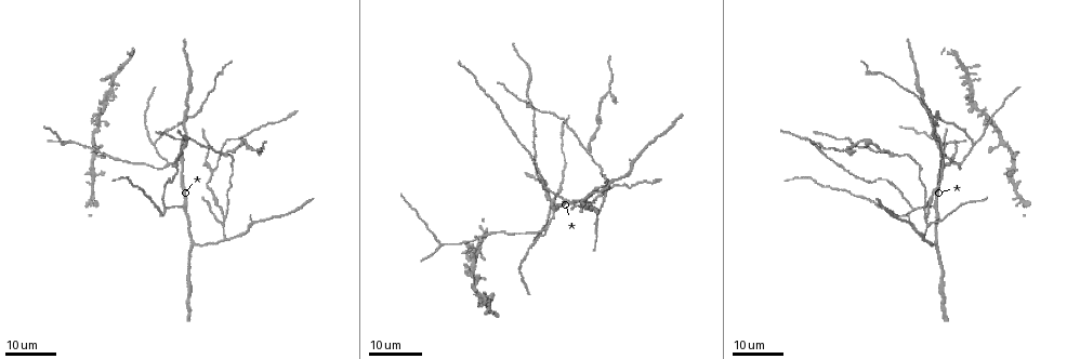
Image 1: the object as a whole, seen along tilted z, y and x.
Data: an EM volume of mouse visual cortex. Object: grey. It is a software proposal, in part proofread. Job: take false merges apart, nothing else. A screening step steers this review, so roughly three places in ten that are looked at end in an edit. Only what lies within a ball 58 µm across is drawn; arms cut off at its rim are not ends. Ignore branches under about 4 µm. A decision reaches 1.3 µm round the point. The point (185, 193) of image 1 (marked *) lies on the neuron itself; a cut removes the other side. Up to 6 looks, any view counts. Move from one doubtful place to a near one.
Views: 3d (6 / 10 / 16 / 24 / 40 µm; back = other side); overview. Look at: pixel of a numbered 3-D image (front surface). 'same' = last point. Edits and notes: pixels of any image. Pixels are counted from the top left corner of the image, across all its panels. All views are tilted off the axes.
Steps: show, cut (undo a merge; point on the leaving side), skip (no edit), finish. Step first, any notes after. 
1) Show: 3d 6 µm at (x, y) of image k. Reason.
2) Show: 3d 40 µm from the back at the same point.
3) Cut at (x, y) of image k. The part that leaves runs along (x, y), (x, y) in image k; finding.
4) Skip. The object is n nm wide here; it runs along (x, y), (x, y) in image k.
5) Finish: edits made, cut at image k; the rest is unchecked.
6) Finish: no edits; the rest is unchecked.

Show: 3d 24 µm at (565, 198) of image 1.

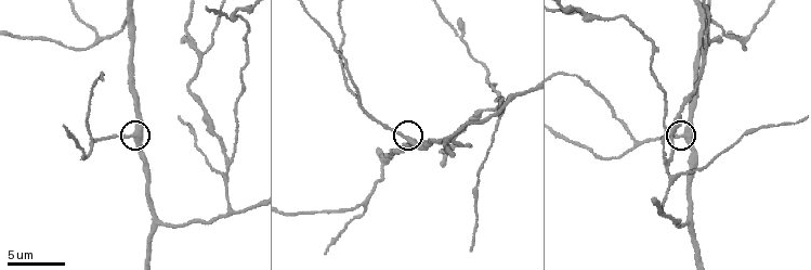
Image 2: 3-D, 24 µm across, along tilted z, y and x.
Show: 3d 6 µm at (406, 136) of image 2.

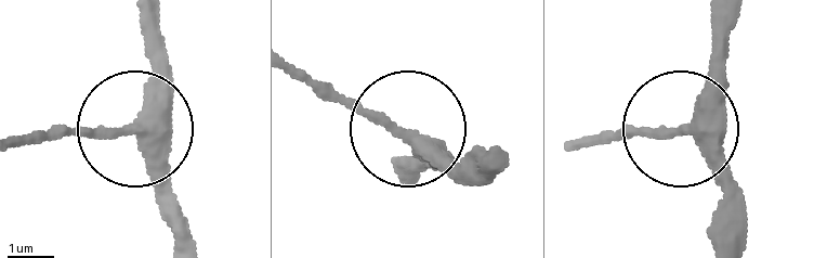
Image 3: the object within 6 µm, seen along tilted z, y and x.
Skip. The object is 360 nm wide here; one neuron here.

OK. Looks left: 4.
Show: 3d 16 µm at (226, 158) of image 2. Two arms in line, one across.

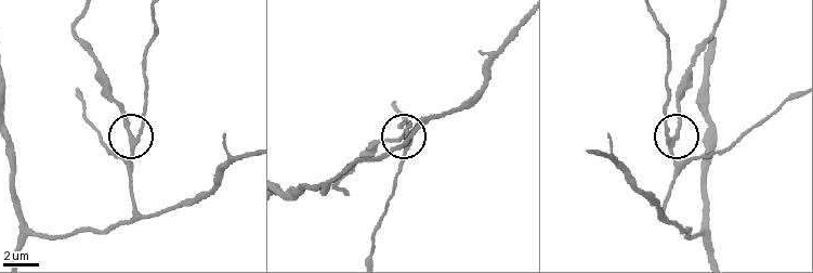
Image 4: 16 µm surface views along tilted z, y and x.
Show: 3d 16 µm from the back at (131, 136) of image 4. Other side.

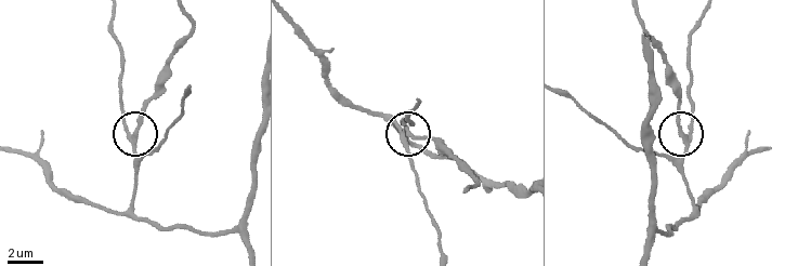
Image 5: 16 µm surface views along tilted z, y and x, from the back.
Cut at (143, 121) of image 5. 3 arms meet here; the part that leaves runs along (135, 141), (159, 72), (193, 24), (190, 15) in image 5; two neurons meet here.

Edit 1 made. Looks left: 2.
Finish: edits made, cut at image 5; the rest is unchecked.

